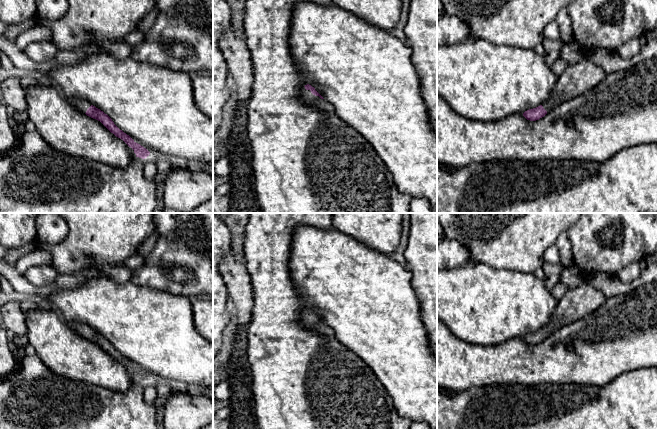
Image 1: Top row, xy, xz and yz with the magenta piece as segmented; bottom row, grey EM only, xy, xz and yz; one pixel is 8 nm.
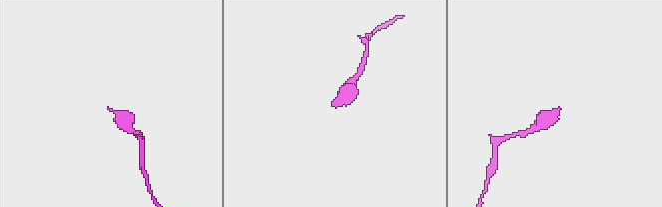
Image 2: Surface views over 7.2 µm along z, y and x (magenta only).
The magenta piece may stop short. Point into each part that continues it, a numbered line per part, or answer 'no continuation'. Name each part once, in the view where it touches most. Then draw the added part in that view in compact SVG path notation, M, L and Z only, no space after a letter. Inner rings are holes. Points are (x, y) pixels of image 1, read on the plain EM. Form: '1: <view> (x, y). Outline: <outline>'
1: xz (306, 320). Outline: M302 310L301 312L299 321L304 327L312 329L318 334L324 335L326 337L330 337L333 335L333 330L329 326L324 323L321 323L319 320L313 319L311 315L306 314L304 310Z

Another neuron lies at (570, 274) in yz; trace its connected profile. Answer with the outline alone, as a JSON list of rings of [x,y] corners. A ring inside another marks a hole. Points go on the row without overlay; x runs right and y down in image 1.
[[[574,265],[564,266],[559,282],[565,284],[569,289],[573,289],[586,280],[581,271]]]

